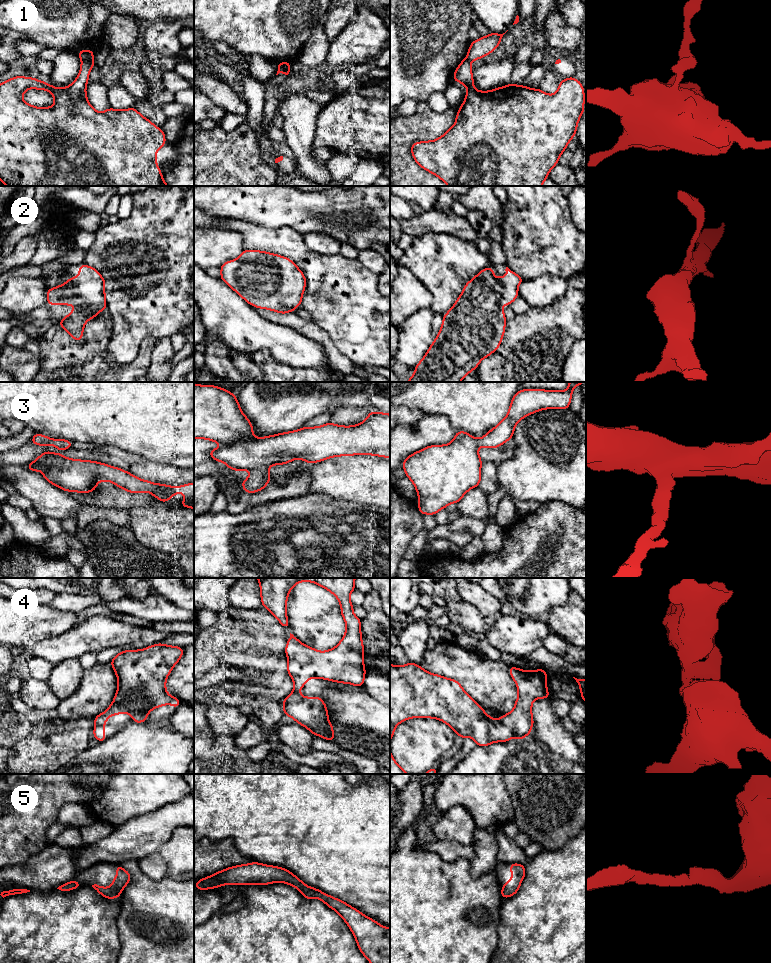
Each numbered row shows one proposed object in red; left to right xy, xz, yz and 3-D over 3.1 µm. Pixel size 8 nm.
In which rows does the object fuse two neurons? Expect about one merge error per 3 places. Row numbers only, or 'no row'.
1

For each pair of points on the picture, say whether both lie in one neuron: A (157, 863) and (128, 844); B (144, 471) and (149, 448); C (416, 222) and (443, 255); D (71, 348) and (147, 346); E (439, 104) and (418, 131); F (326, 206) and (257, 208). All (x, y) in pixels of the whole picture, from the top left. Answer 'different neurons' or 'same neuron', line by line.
A: different neurons
B: different neurons
C: different neurons
D: same neuron
E: different neurons
F: same neuron

